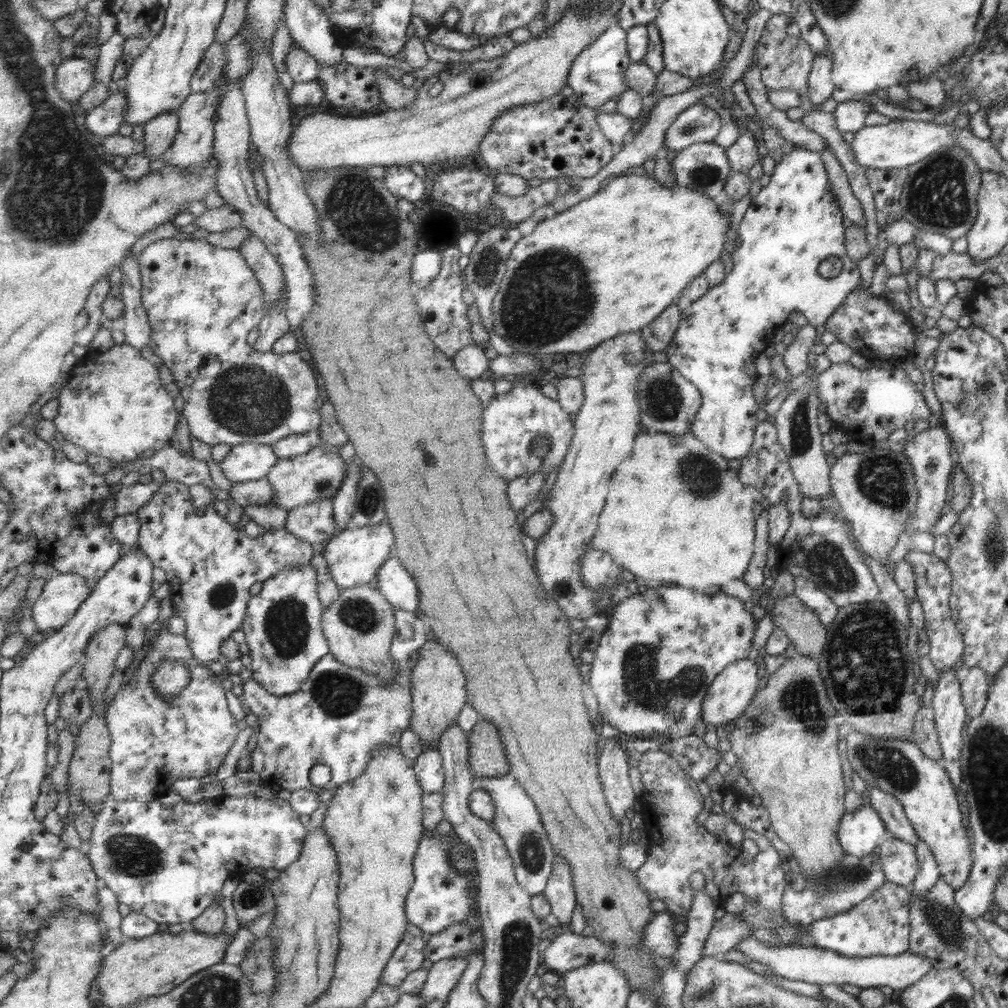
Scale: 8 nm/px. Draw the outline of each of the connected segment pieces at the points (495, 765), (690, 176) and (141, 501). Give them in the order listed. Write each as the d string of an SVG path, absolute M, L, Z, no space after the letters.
M483 719L470 732L470 762L477 778L504 777L511 774L505 743L500 730Z
M697 142L685 150L679 151L672 163L678 186L687 186L693 190L703 191L710 198L715 198L723 190L725 179L731 171L727 157L725 157L725 150L713 142Z
M151 481L147 484L135 483L130 486L123 486L116 493L115 512L117 515L126 515L136 513L143 508L154 494L160 489L160 482Z

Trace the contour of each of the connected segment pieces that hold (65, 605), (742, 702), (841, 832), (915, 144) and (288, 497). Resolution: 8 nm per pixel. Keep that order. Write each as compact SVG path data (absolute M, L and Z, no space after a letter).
M55 573L32 606L37 632L47 635L68 625L93 589L79 574Z
M741 658L721 669L708 688L704 698L700 718L707 726L717 726L721 722L741 716L757 688L757 668L753 660Z
M865 803L853 812L843 813L837 828L837 840L843 852L855 858L864 857L886 836L885 825Z
M891 121L885 125L864 126L857 133L853 133L853 142L850 150L859 166L877 170L889 170L893 168L906 168L933 154L939 148L955 147L955 126L953 124L937 125L931 121Z
M319 444L307 454L279 459L267 476L274 488L272 507L290 511L320 500L334 500L347 477L348 466L354 462L344 458L340 448L341 445Z

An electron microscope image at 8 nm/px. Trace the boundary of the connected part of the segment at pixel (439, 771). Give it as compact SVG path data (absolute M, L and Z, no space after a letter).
M437 748L424 750L414 763L416 775L425 793L442 793L446 783L446 772L442 754Z

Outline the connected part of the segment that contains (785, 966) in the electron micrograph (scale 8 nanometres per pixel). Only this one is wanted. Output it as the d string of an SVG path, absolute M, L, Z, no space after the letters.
M747 935L742 941L736 942L733 948L746 956L746 960L753 960L759 964L765 964L776 976L787 980L798 980L811 984L853 984L862 989L886 989L898 990L913 984L919 980L932 966L928 960L920 954L908 950L895 956L870 956L870 957L846 957L830 950L811 946L781 946L770 947L755 939L753 935Z

